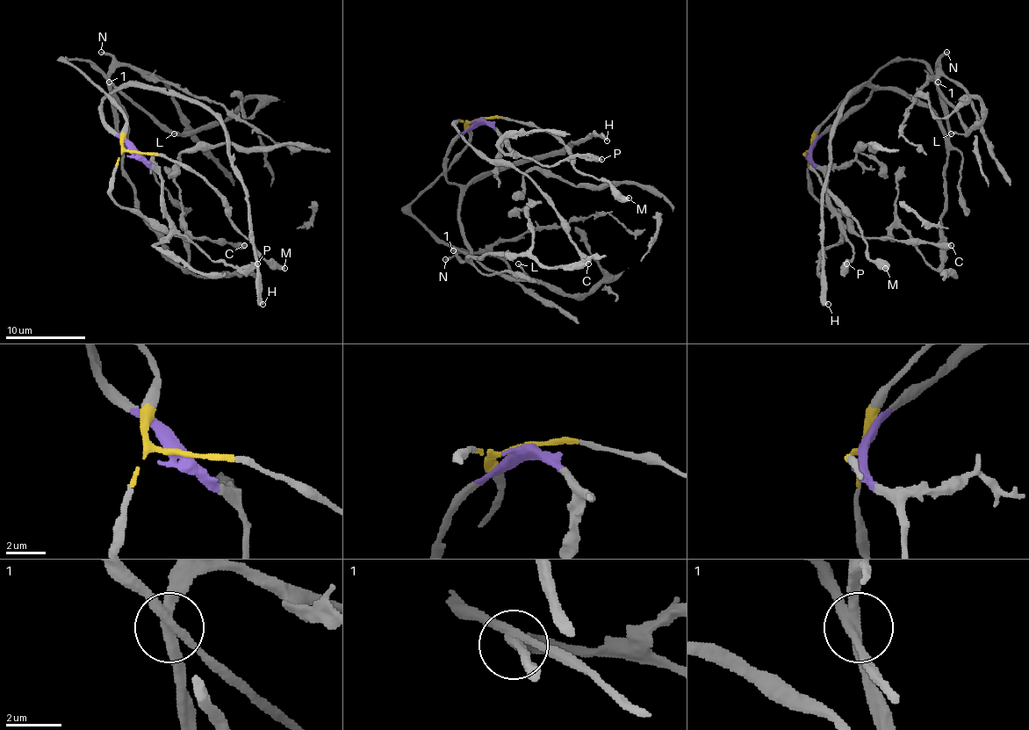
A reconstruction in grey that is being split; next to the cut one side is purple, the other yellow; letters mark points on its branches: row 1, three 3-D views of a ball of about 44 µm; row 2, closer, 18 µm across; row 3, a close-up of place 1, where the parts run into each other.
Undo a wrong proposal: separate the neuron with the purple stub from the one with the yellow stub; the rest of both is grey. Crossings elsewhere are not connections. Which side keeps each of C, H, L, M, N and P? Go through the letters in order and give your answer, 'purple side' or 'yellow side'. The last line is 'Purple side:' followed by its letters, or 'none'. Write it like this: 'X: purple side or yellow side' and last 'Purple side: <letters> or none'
C: yellow side
H: purple side
L: yellow side
M: yellow side
N: purple side
P: purple side
Purple side: H, N, P

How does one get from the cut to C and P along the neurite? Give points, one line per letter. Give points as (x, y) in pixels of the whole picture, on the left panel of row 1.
C: (133, 151), (125, 151), (118, 157), (111, 191), (111, 197), (118, 205), (183, 236), (244, 245)
P: (133, 151), (161, 179), (162, 211), (176, 228), (212, 261), (224, 261), (234, 267), (254, 267), (258, 263)

